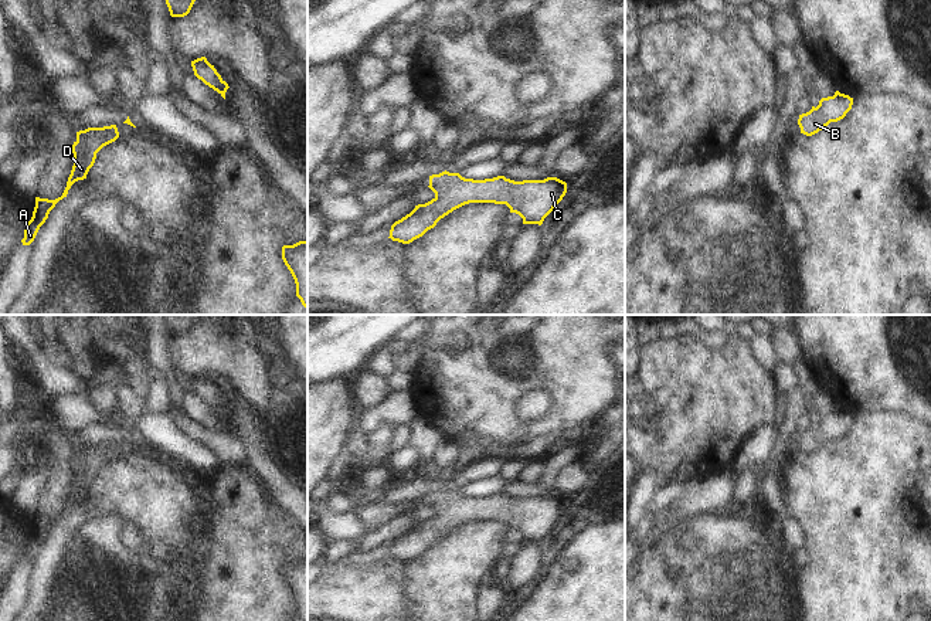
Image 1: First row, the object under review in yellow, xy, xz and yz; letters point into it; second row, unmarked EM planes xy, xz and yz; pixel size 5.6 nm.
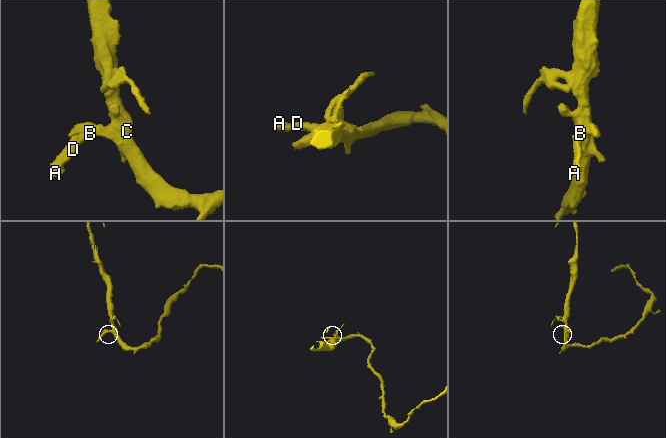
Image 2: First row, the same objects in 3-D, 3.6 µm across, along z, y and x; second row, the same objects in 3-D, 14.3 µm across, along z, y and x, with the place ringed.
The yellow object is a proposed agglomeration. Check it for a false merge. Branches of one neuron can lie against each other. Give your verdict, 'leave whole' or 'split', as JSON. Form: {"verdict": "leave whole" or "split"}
{"verdict": "leave whole"}

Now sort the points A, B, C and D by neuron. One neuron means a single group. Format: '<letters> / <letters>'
A B C D

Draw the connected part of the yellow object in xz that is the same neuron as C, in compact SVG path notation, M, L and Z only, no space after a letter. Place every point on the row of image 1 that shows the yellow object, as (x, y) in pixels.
M446 170L429 176L428 187L435 197L395 221L388 238L410 244L434 228L441 218L469 203L506 204L510 213L523 218L523 224L541 225L567 193L567 183L557 177L514 181L497 176L473 180Z

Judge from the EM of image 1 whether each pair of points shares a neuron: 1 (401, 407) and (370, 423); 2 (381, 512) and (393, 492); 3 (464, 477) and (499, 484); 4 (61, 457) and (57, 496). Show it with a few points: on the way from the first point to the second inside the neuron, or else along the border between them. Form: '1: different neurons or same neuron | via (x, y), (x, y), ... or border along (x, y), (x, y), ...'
1: same neuron | via (394, 410), (377, 416)
2: different neurons | border along (420, 495), (410, 501), (379, 502)
3: different neurons | border along (499, 472), (471, 479), (458, 489)
4: same neuron | via (61, 467), (61, 478), (57, 487)

